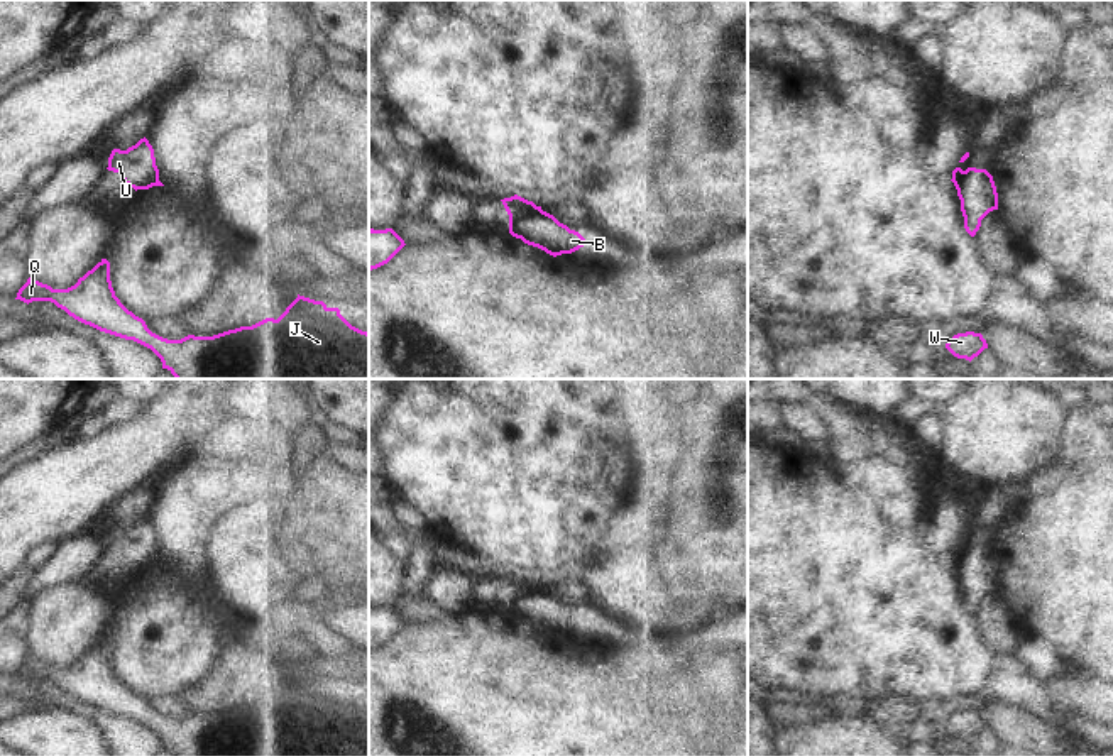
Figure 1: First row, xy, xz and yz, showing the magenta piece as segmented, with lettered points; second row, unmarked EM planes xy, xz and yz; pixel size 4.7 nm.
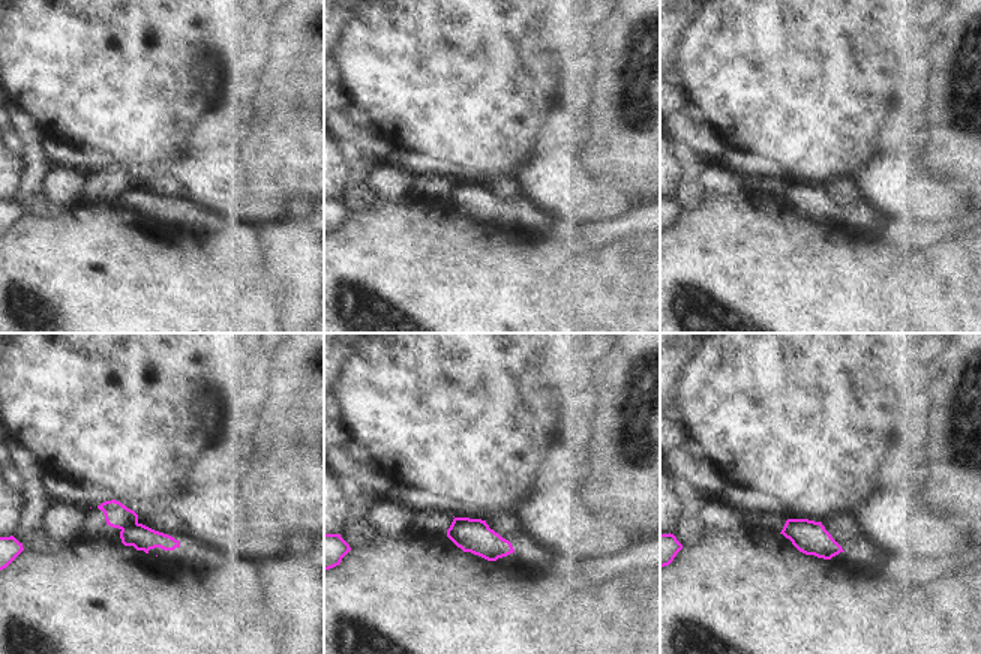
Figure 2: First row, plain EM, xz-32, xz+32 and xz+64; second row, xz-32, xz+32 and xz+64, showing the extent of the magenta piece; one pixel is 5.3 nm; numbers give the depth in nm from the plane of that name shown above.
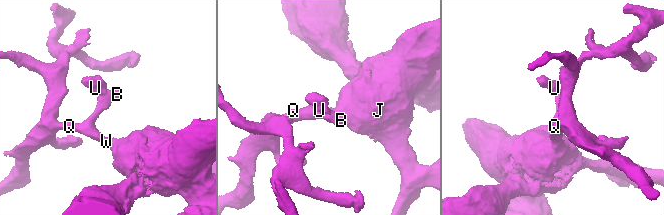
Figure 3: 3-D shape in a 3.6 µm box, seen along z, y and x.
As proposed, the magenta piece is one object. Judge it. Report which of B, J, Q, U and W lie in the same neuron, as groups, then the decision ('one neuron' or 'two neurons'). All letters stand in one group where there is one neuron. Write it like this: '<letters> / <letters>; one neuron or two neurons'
B J Q W / U; two neurons

